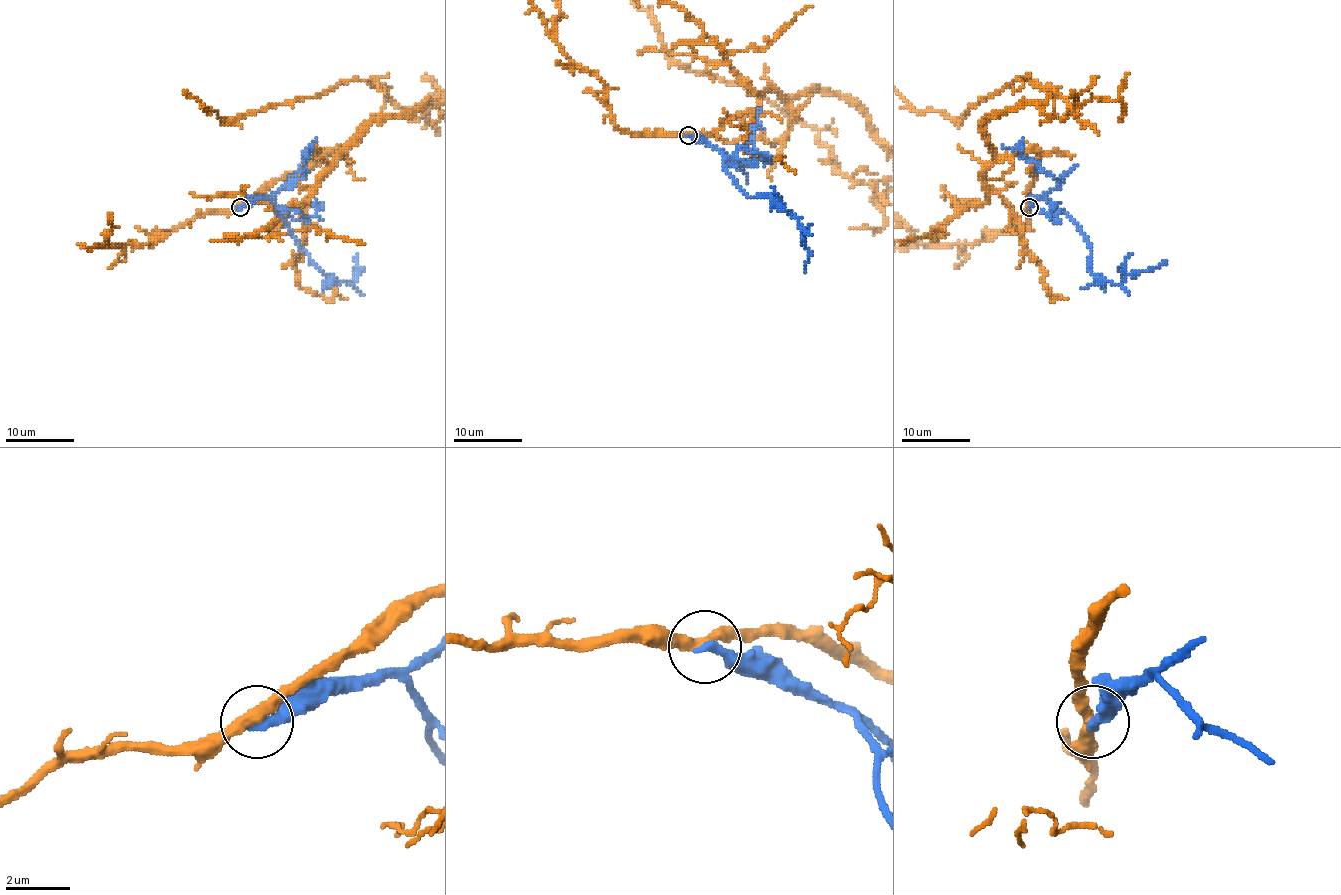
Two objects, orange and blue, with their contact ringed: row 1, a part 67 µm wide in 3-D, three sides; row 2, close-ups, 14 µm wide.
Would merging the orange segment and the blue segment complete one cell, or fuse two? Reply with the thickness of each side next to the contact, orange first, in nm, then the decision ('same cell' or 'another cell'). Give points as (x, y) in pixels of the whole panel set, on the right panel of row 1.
340 nm thick on the orange side, 320 nm on the other; another cell

